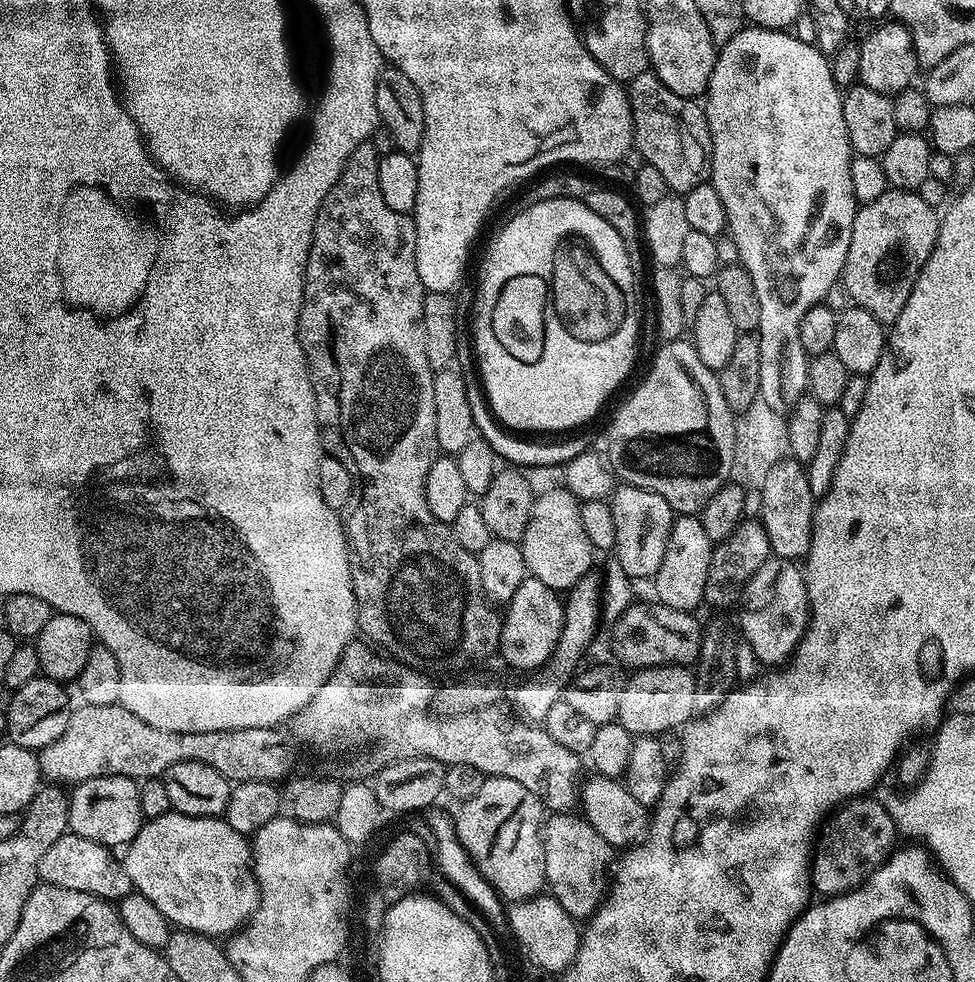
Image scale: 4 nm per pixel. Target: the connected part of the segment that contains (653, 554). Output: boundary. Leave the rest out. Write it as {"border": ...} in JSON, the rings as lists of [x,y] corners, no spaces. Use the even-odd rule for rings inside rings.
{"border":[[[633,484],[613,487],[610,497],[614,514],[614,562],[632,582],[655,577],[666,552],[666,542],[672,529],[674,513],[662,494],[654,494]]]}

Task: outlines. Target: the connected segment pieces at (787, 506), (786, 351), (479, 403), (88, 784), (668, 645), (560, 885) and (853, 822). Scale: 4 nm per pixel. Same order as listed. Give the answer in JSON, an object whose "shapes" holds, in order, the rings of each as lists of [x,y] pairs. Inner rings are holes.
{"shapes":[[[[793,458],[777,462],[766,473],[762,490],[762,510],[759,521],[770,538],[772,556],[781,560],[799,561],[808,555],[808,537],[812,526],[814,497],[810,490],[805,465]]],[[[745,26],[741,28],[730,42],[719,45],[714,70],[710,74],[706,99],[703,101],[704,116],[708,120],[708,129],[712,139],[712,170],[710,183],[718,190],[718,198],[722,198],[722,206],[726,210],[727,235],[732,235],[732,244],[736,247],[739,263],[750,274],[750,282],[754,282],[754,290],[758,294],[758,333],[761,348],[761,382],[759,399],[764,400],[771,410],[781,414],[793,411],[796,404],[808,392],[808,361],[806,349],[802,346],[800,323],[806,318],[806,310],[821,303],[824,295],[841,279],[846,262],[846,254],[850,250],[850,234],[854,230],[857,203],[854,198],[854,186],[850,186],[850,162],[853,158],[852,143],[846,134],[846,118],[844,117],[844,98],[841,85],[834,82],[832,65],[829,57],[821,52],[815,44],[802,42],[788,30],[773,30]]],[[[459,319],[455,321],[455,326],[455,363],[458,365],[462,375],[464,375],[466,390],[469,392],[468,397],[470,398],[470,410],[474,414],[474,422],[476,423],[476,431],[479,439],[490,442],[490,446],[494,451],[496,451],[497,457],[499,457],[501,461],[507,462],[512,466],[519,466],[524,470],[529,470],[528,468],[552,468],[555,464],[557,464],[557,466],[563,466],[570,463],[574,458],[578,458],[579,454],[570,448],[570,434],[565,435],[563,438],[525,438],[523,435],[513,434],[511,431],[505,430],[501,427],[496,417],[493,416],[492,409],[489,408],[483,391],[481,391],[482,381],[480,379],[478,361],[474,351],[473,329],[470,327],[469,321],[467,324],[466,321]]],[[[103,776],[83,780],[71,789],[68,805],[70,831],[82,838],[90,838],[90,842],[105,844],[113,850],[128,845],[146,819],[142,814],[140,784],[125,776]]],[[[659,602],[651,603],[633,603],[615,620],[612,626],[612,650],[615,656],[632,670],[668,664],[691,665],[700,654],[704,637],[697,617]]],[[[558,812],[549,815],[544,822],[542,839],[544,841],[544,878],[547,891],[556,899],[558,906],[562,906],[562,910],[566,910],[566,914],[572,916],[573,920],[577,922],[587,921],[596,913],[606,895],[604,875],[607,872],[609,875],[614,864],[612,845],[606,842],[606,838],[602,838],[602,834],[598,834],[598,830],[594,830],[594,826],[589,824],[583,815],[572,812]]],[[[857,798],[840,805],[819,829],[812,853],[812,886],[817,893],[821,892],[821,897],[853,892],[874,870],[884,865],[897,847],[896,823],[890,818],[887,807],[881,801],[879,804],[868,799],[872,798]]]]}

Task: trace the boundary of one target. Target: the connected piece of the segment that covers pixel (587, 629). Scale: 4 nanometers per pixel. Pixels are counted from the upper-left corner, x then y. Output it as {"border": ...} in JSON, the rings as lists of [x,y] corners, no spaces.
{"border":[[[592,574],[586,575],[572,588],[567,589],[566,599],[563,601],[564,621],[550,658],[541,668],[537,668],[527,678],[521,679],[524,681],[512,692],[510,708],[517,720],[533,726],[543,725],[550,706],[554,706],[554,702],[558,702],[563,697],[564,689],[571,684],[573,675],[580,666],[578,665],[580,659],[596,636],[596,627],[600,622],[602,623],[602,584],[594,577],[595,575]]]}

